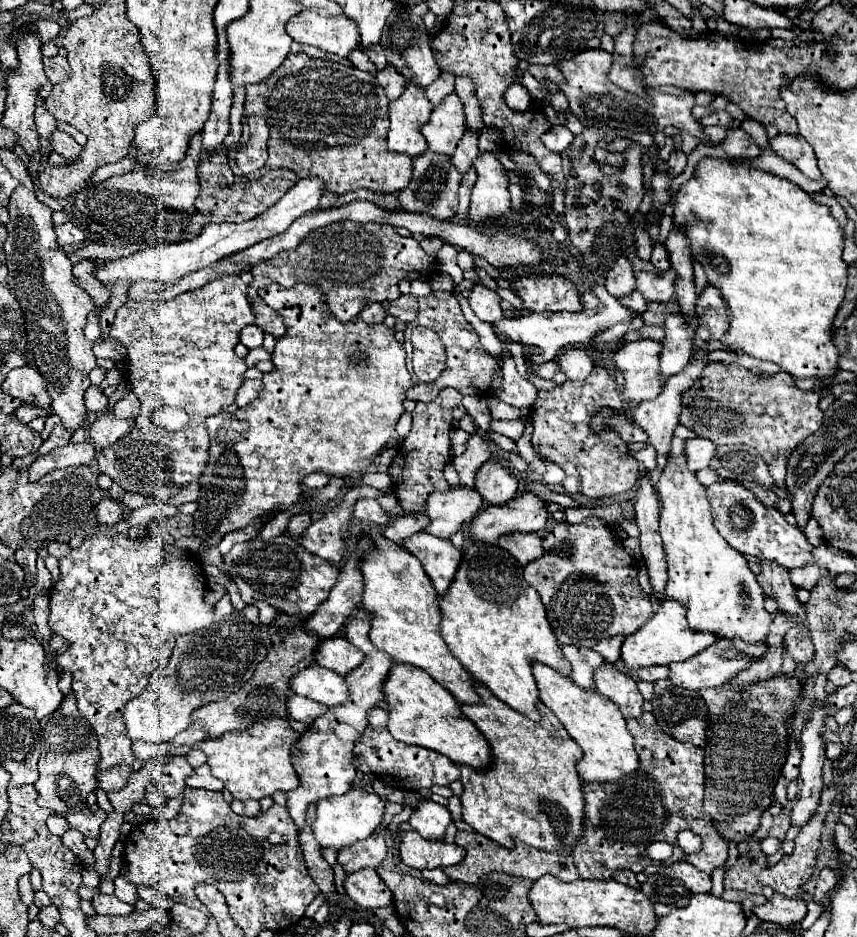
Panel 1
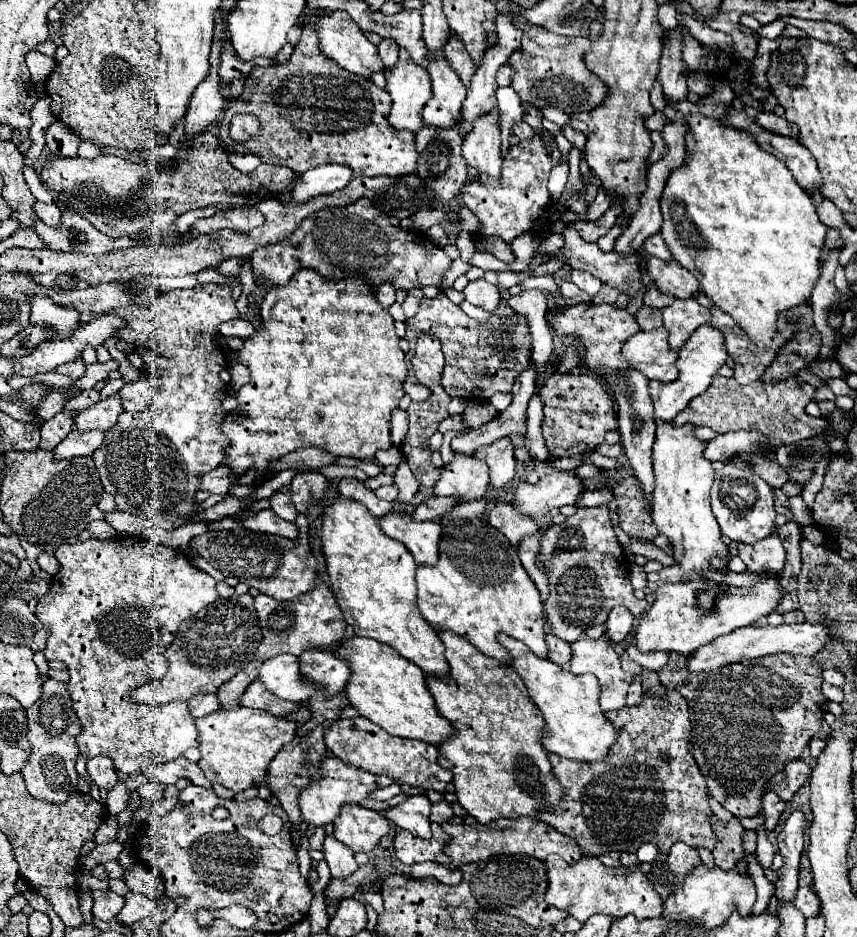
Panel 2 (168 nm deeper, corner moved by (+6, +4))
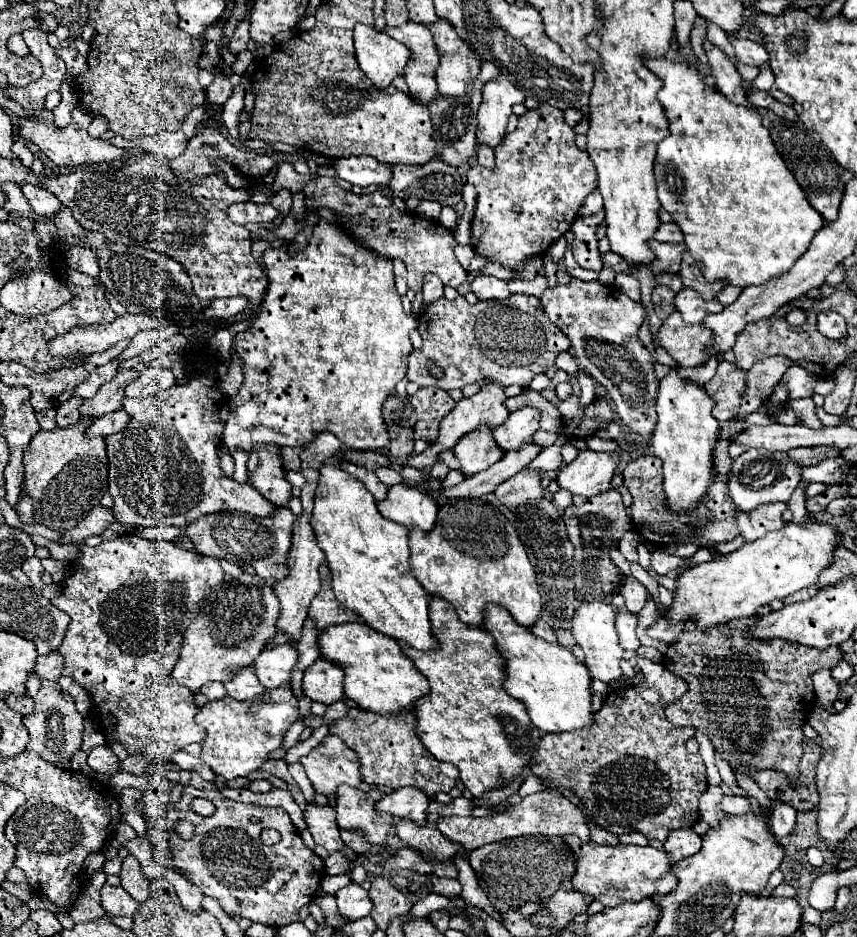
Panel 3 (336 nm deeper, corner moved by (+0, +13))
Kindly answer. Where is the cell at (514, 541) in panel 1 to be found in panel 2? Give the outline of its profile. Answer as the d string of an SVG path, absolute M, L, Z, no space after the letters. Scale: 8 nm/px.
M505 502L493 506L493 510L489 512L489 524L497 526L497 530L501 530L513 546L517 546L523 536L535 534L539 530L533 518L517 512L513 504L505 504Z

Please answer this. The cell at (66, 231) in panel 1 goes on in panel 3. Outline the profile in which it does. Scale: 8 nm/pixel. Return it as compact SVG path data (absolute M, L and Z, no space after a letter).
M25 183L21 189L23 189L23 195L29 199L29 203L31 203L35 213L53 215L55 211L59 211L61 201L55 199L53 193L47 193L45 189L41 189L37 185L31 185L31 183Z

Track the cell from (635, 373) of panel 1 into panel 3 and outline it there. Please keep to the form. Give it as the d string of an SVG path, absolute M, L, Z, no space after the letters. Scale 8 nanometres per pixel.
M679 311L663 321L655 337L677 367L697 367L707 359L705 349L713 343L709 329L703 325L683 325Z

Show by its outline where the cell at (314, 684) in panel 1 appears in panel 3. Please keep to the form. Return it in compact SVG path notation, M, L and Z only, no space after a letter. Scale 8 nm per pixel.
M277 645L273 649L263 649L255 659L255 675L267 689L277 689L291 681L291 673L299 663L299 651L295 645Z

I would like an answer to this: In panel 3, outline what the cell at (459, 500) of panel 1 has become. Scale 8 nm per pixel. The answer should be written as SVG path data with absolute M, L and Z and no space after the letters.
M485 425L463 435L453 447L453 453L459 459L461 463L459 471L465 477L487 469L489 465L497 463L503 457L503 451L499 449L499 445L491 435L491 429Z

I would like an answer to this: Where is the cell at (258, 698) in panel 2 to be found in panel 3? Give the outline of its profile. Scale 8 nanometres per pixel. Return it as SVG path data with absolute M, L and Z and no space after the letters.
M245 667L241 669L233 681L229 681L225 685L227 695L237 699L237 701L253 701L253 699L261 699L265 697L267 689L263 689L263 685L259 685L259 679L255 677L255 669L253 667Z

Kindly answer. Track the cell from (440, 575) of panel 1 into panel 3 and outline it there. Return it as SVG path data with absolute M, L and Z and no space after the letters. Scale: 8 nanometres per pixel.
M393 485L385 501L377 503L379 513L407 529L419 527L421 531L431 531L437 519L437 505L429 493L413 487Z

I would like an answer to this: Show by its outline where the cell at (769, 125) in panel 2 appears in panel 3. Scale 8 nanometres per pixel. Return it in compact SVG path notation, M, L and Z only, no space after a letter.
M751 91L751 93L749 93L749 103L751 103L755 109L769 109L769 111L773 111L775 115L781 115L781 111L785 111L785 105L779 103L777 99L773 99L767 91Z

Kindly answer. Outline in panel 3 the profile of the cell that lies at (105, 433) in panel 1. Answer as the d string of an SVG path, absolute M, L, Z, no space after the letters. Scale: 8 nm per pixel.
M129 369L129 371L119 371L109 383L101 385L99 391L83 401L83 405L79 407L79 413L83 417L103 417L105 413L111 413L111 411L119 411L123 409L123 399L125 399L125 385L135 379L135 371Z

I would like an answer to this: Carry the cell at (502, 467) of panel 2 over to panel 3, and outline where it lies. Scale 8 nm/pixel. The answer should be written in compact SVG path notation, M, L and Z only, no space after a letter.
M521 407L509 419L493 429L493 439L503 451L515 451L533 437L539 429L539 411L535 407Z

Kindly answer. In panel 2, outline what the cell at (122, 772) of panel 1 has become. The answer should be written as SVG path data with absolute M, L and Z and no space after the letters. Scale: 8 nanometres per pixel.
M95 756L87 760L87 774L91 776L91 780L105 788L111 790L117 784L117 774L115 774L115 766L107 756Z

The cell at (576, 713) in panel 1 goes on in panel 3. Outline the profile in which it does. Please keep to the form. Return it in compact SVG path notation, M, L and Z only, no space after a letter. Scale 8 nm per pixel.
M499 605L487 607L483 625L493 635L501 655L507 659L507 693L525 703L533 725L541 733L577 731L595 725L595 713L591 711L593 691L589 669L575 655L571 655L567 647L551 645L535 637L529 629L513 621L509 611Z

